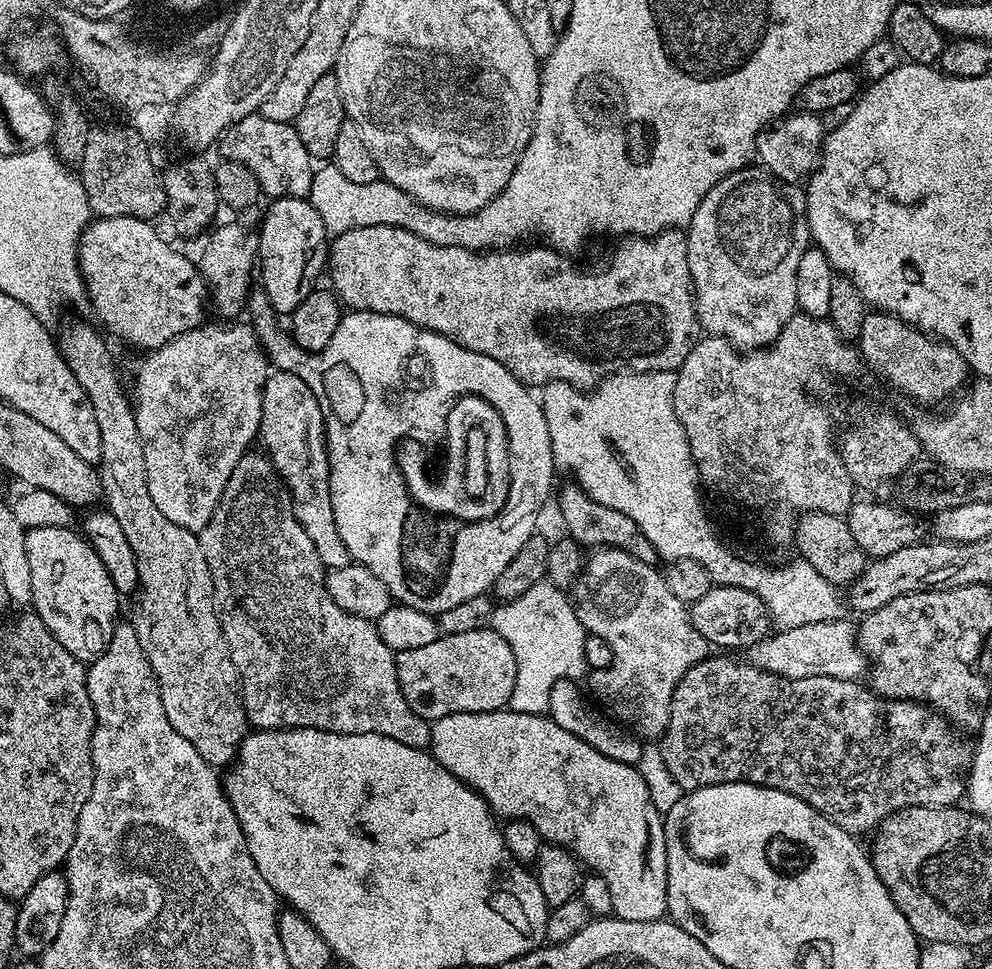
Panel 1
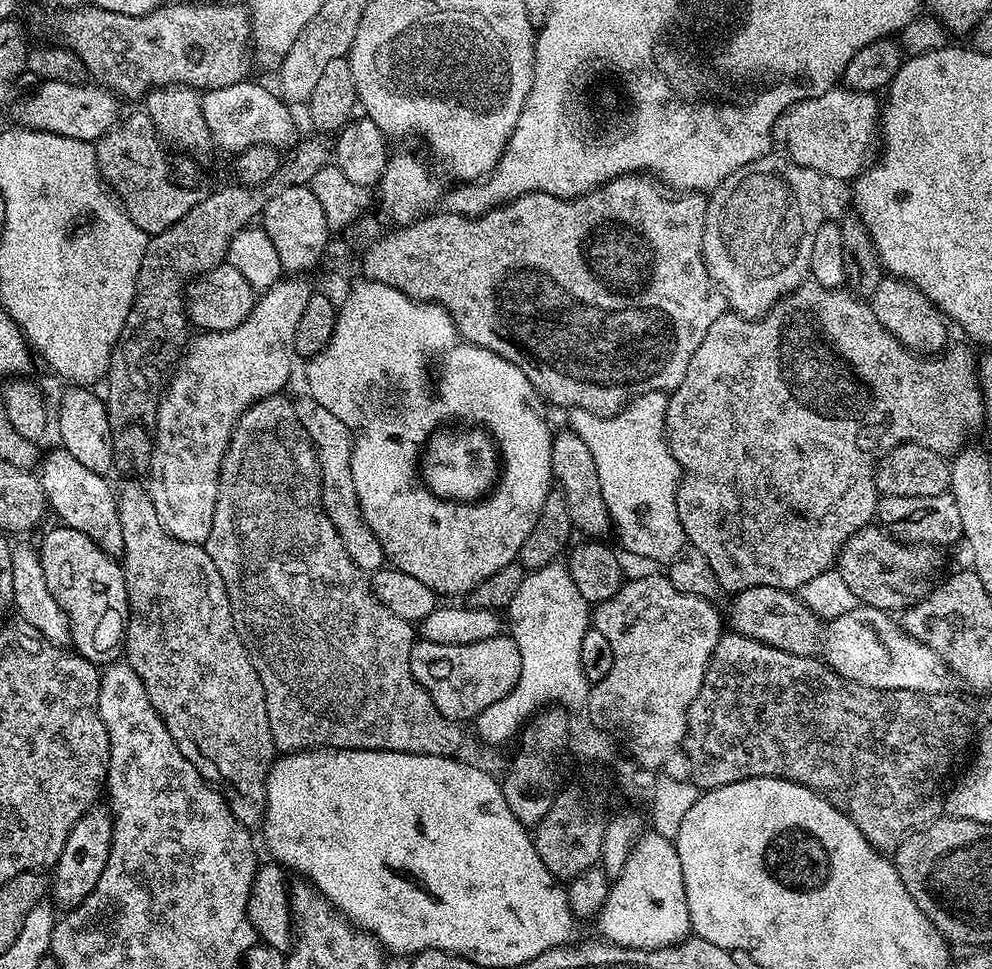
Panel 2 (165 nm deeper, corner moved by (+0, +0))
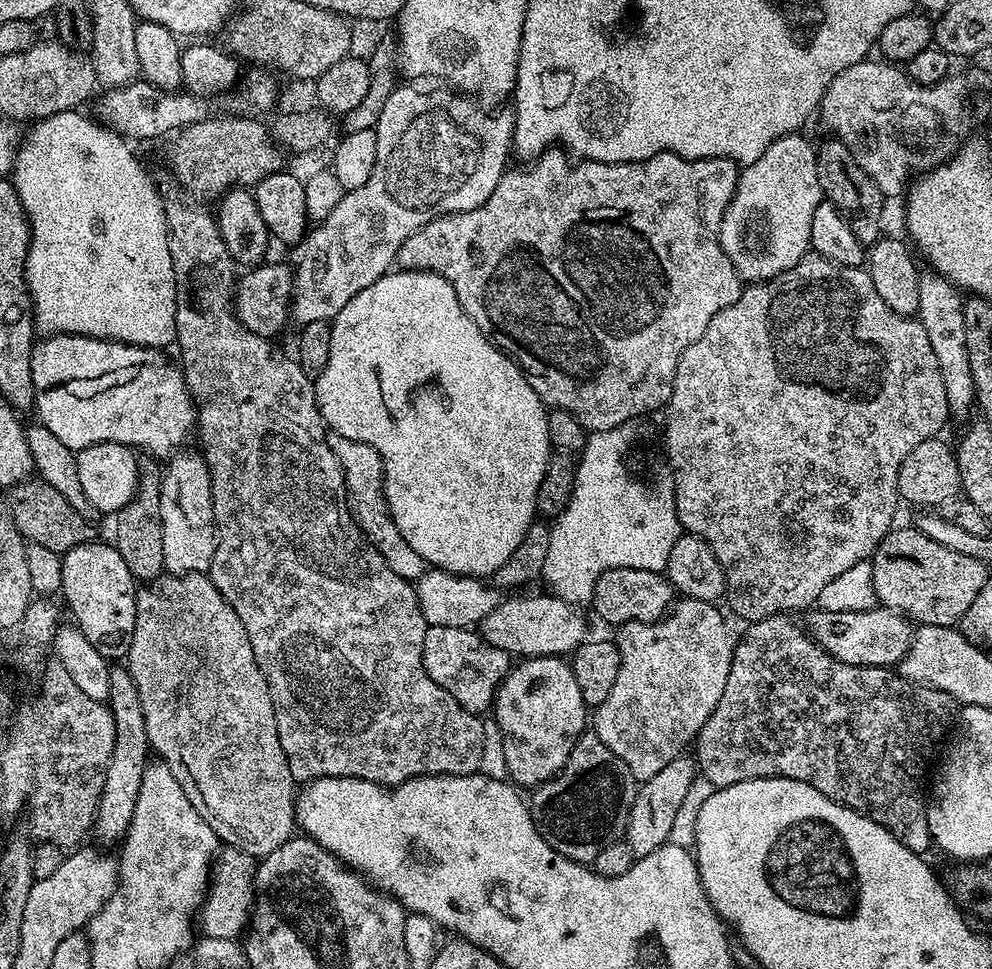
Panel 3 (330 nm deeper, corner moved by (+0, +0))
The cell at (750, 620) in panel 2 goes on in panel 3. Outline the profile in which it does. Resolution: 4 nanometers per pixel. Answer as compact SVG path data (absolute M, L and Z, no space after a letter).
M883 606L870 608L867 612L812 611L807 613L807 635L835 660L865 666L892 666L908 652L914 628L899 612Z

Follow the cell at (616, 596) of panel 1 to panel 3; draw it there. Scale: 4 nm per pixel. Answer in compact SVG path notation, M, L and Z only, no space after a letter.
M706 600L679 601L681 604L665 620L656 620L651 624L645 618L625 620L614 635L614 643L620 652L618 678L610 686L610 694L602 703L595 705L590 716L591 731L630 770L637 782L654 778L658 770L670 766L681 755L684 747L695 741L700 727L710 718L722 690L726 688L726 678L732 665L734 636L728 633L728 624L715 603Z

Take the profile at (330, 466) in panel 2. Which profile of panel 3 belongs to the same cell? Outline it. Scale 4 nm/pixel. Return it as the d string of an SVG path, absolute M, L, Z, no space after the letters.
M332 434L327 437L330 450L340 463L340 469L344 475L342 481L343 491L346 493L348 510L356 520L357 526L364 532L364 537L376 547L378 554L402 579L415 582L426 571L424 560L410 546L402 534L398 534L398 528L394 526L392 515L388 512L388 506L384 503L382 481L384 479L384 467L380 461L380 455L368 444L358 442L354 438Z

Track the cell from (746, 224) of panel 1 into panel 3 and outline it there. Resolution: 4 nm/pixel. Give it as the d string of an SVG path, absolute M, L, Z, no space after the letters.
M789 134L778 138L768 149L766 154L762 154L762 158L758 158L758 162L743 165L742 171L736 178L736 189L732 195L732 201L726 206L726 210L722 214L722 222L720 223L720 245L726 254L726 258L732 263L732 269L739 274L741 281L744 282L763 282L773 280L778 274L782 274L786 270L790 270L796 264L799 264L803 256L809 255L810 252L810 222L814 219L814 210L818 210L818 206L822 203L822 193L820 190L820 179L818 178L818 170L816 169L816 153L806 141L800 137L800 134Z

